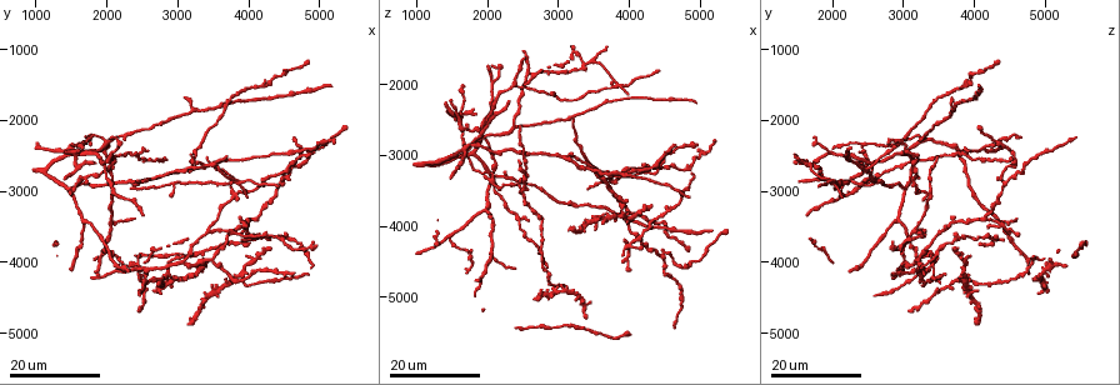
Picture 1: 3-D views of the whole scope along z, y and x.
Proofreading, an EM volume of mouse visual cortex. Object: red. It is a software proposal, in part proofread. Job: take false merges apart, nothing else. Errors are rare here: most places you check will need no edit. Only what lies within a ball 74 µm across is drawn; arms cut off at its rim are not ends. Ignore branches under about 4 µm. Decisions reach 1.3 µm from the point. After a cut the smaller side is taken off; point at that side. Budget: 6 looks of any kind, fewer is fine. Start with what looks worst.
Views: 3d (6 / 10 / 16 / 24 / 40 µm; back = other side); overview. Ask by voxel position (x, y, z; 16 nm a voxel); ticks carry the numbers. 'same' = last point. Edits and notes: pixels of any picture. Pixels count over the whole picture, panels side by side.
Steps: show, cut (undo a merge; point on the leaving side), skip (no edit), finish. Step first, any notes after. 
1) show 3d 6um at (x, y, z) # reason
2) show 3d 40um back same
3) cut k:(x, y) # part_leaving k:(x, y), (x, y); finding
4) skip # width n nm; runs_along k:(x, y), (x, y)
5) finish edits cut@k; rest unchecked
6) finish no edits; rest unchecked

show 3d 24um at (3800, 2850, 2000) # four arms meet

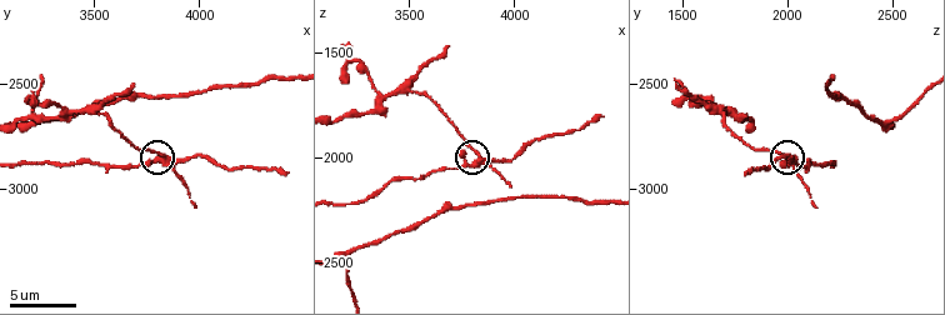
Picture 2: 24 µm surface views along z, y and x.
show 3d 10um at (3850, 2880, 2030)

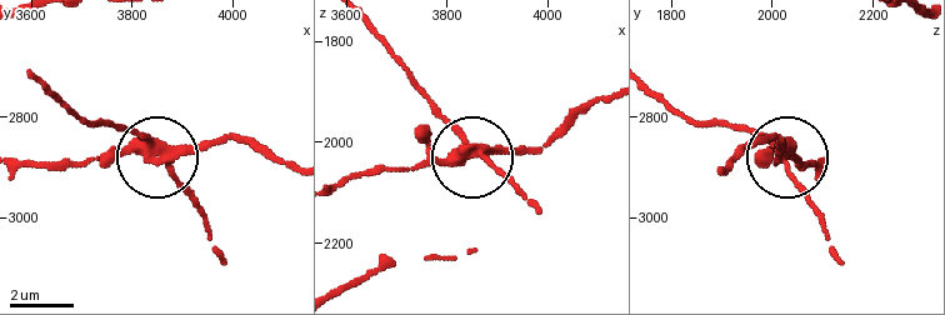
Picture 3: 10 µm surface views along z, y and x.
cut 3:(109, 163) # side_arm 11 um; part_leaving 3:(153, 148), (74, 164), (26, 164); two cells meet here

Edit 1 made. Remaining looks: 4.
show 3d 16um at (3800, 3050, 3350) # thin arm on a thick one

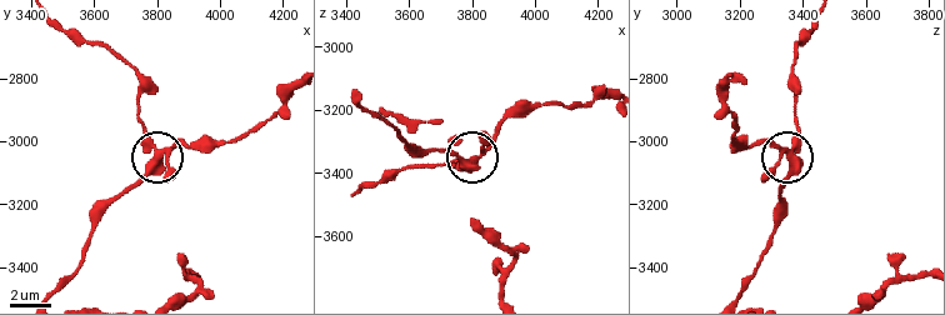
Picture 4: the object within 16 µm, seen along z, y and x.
show 3d 10um at (3800, 3030, 3350)

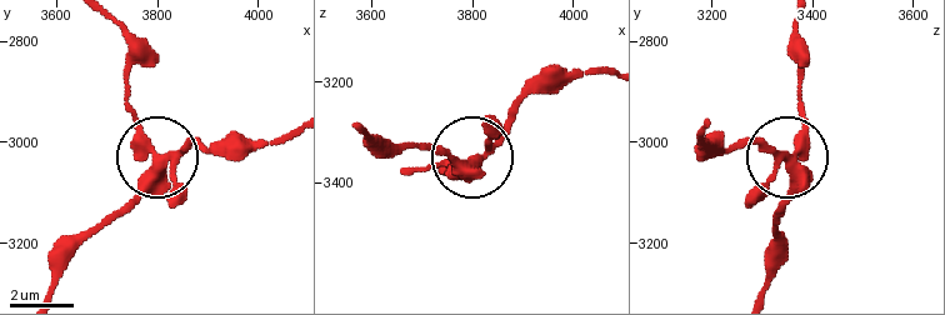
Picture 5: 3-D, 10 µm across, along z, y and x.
skip # runs_along 5:(761, 290), (776, 209), (793, 178), (801, 99); continuous, no second cell

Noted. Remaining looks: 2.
show 3d 24um at (2450, 4050, 3450) # four or more arms meet

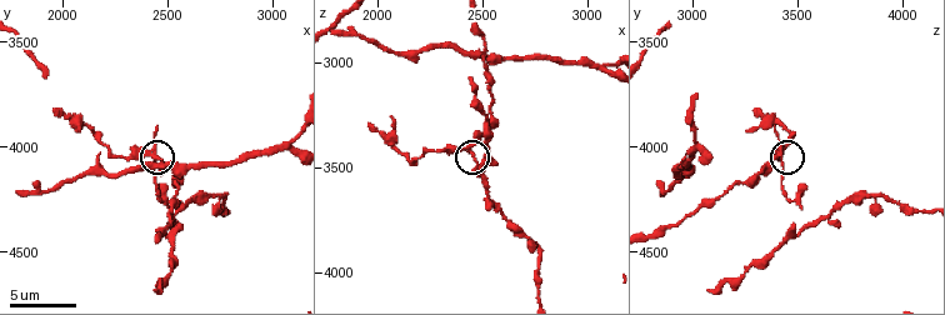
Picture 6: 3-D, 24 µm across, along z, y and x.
show 3d 10um at (2440, 4050, 3420) # zoom in

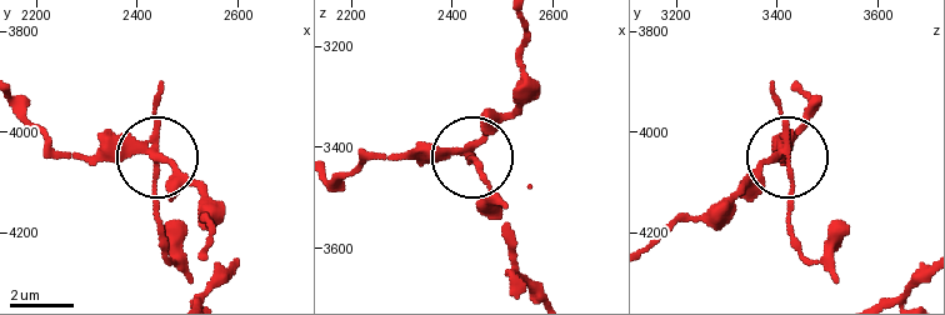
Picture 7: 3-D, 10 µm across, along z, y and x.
skip # width 200 nm; one cell here

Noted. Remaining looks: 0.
finish edits cut@3; rest unchecked

